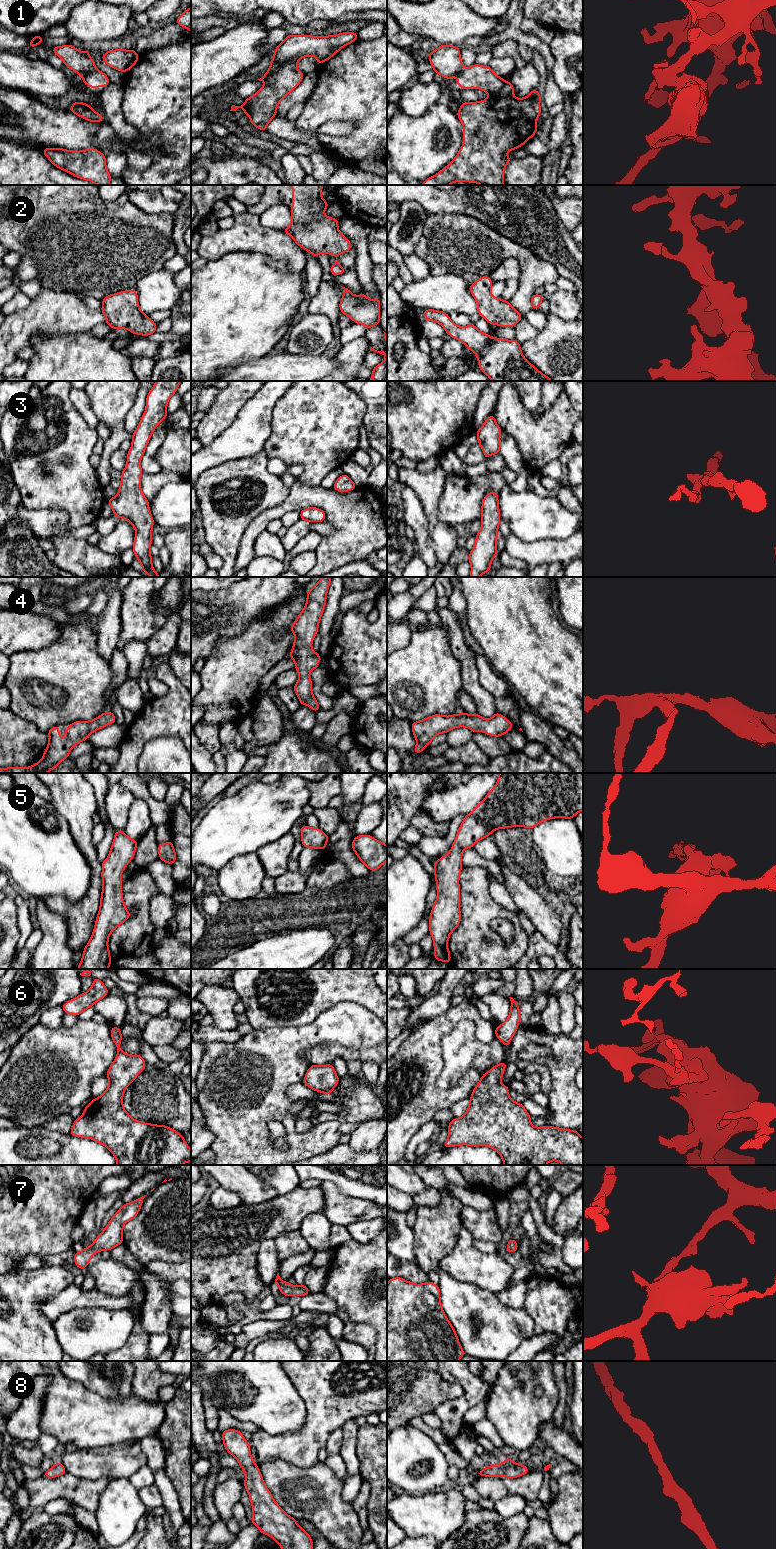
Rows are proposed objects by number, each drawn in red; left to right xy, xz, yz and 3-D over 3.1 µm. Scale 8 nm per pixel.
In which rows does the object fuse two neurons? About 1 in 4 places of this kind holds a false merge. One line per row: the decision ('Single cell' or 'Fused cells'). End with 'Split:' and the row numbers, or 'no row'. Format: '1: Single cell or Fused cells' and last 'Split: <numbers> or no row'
1: Fused cells
2: Single cell
3: Single cell
4: Single cell
5: Single cell
6: Single cell
7: Single cell
8: Single cell
Split: 1

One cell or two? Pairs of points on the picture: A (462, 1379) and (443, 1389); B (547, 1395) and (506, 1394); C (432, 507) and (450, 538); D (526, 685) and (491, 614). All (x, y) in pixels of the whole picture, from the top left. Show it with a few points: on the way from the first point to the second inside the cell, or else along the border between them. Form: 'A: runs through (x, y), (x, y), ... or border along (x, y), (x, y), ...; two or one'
A: border along (437, 1371), (444, 1380), (457, 1383), (464, 1393); two
B: runs through (537, 1400), (516, 1400); one
C: runs through (432, 515), (433, 521), (442, 530); one
D: runs through (526, 667), (526, 649), (509, 632); one

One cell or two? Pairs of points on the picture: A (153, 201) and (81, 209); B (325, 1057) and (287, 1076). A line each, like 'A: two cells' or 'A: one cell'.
A: two cells
B: two cells

